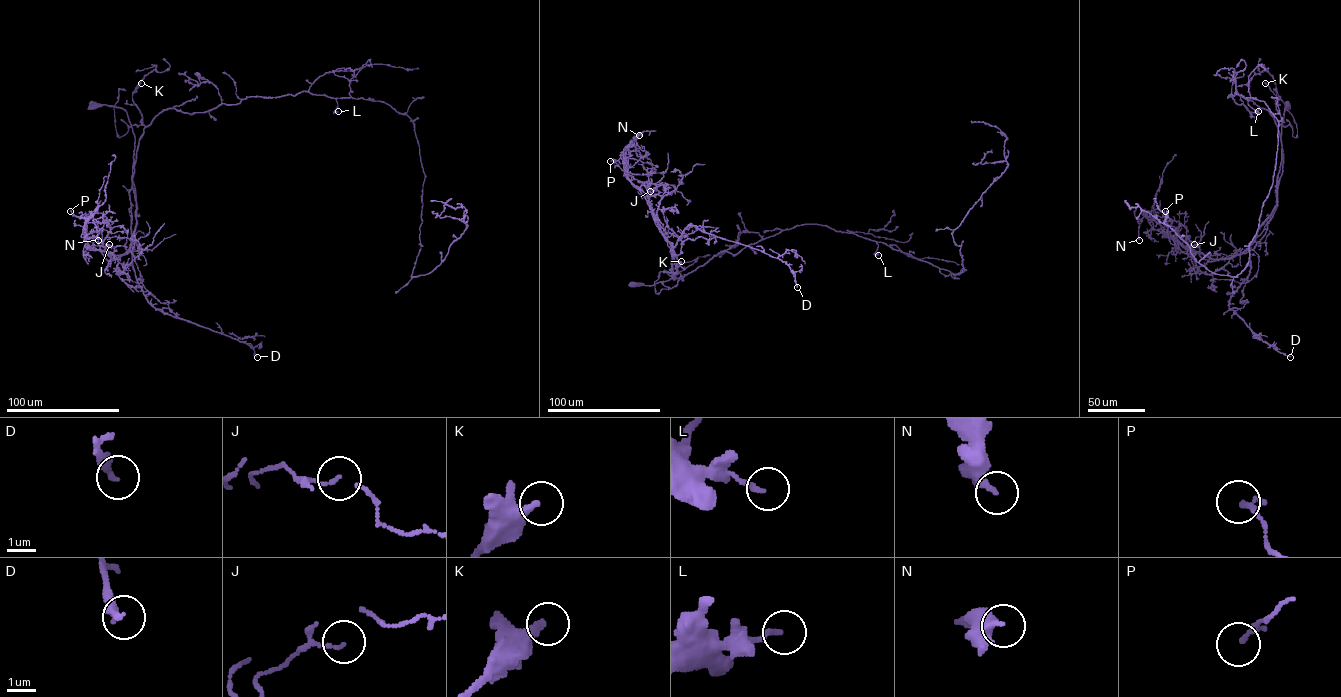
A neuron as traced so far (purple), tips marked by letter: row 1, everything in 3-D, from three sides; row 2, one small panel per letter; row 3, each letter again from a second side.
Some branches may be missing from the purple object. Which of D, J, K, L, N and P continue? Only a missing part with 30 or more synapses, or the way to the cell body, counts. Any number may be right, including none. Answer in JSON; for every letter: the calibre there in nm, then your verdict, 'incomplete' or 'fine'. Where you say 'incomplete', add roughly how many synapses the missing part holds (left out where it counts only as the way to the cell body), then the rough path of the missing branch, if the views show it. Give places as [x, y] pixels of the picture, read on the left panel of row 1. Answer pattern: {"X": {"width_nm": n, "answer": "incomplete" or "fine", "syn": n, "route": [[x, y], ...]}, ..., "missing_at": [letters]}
{"D": {"width_nm": 340, "answer": "fine"}, "J": {"width_nm": 70, "answer": "fine"}, "K": {"width_nm": 300, "answer": "fine"}, "L": {"width_nm": 180, "answer": "fine"}, "N": {"width_nm": 280, "answer": "fine"}, "P": {"width_nm": 200, "answer": "fine"}, "missing_at": []}

